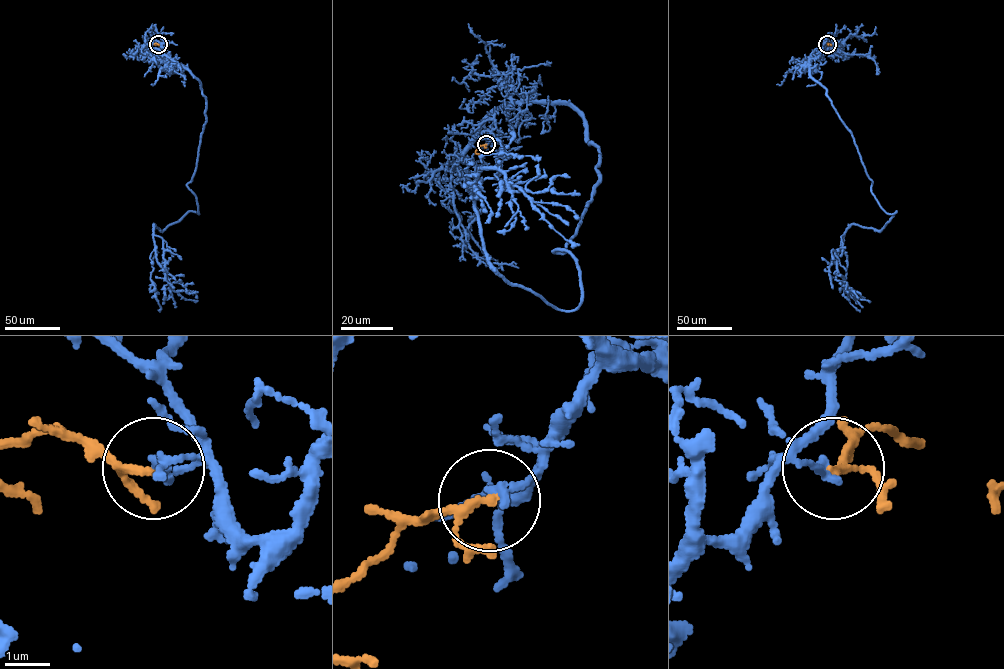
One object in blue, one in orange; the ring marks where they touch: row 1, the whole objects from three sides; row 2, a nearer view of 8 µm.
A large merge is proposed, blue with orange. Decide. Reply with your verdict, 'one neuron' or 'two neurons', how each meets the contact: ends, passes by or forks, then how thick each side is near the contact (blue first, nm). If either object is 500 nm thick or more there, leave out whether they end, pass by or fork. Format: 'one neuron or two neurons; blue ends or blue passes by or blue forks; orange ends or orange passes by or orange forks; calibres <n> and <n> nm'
two neurons; blue ends; orange passes by; calibres 180 and 140 nm

